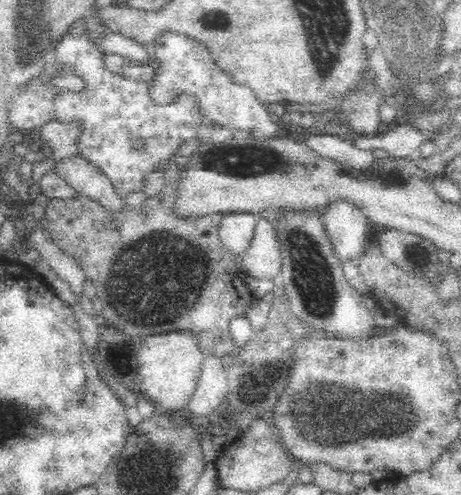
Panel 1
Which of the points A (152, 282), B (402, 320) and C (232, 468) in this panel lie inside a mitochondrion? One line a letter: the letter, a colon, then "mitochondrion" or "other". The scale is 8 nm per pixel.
A: mitochondrion
B: other
C: other

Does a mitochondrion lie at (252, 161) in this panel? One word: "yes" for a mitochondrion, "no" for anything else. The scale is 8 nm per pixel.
yes

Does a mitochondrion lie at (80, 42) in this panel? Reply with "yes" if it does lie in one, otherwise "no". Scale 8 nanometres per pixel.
no

